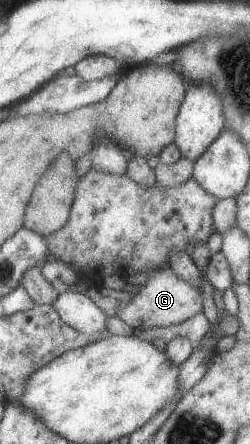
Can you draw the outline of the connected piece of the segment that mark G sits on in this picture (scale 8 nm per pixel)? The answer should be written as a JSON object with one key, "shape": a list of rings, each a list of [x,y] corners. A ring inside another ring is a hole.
{"shape":[[[169,267],[154,270],[148,273],[148,280],[141,286],[140,291],[134,294],[130,301],[121,303],[120,307],[117,307],[116,317],[132,329],[140,326],[168,327],[182,323],[196,315],[202,309],[202,296],[200,295],[200,291],[182,281]]]}

